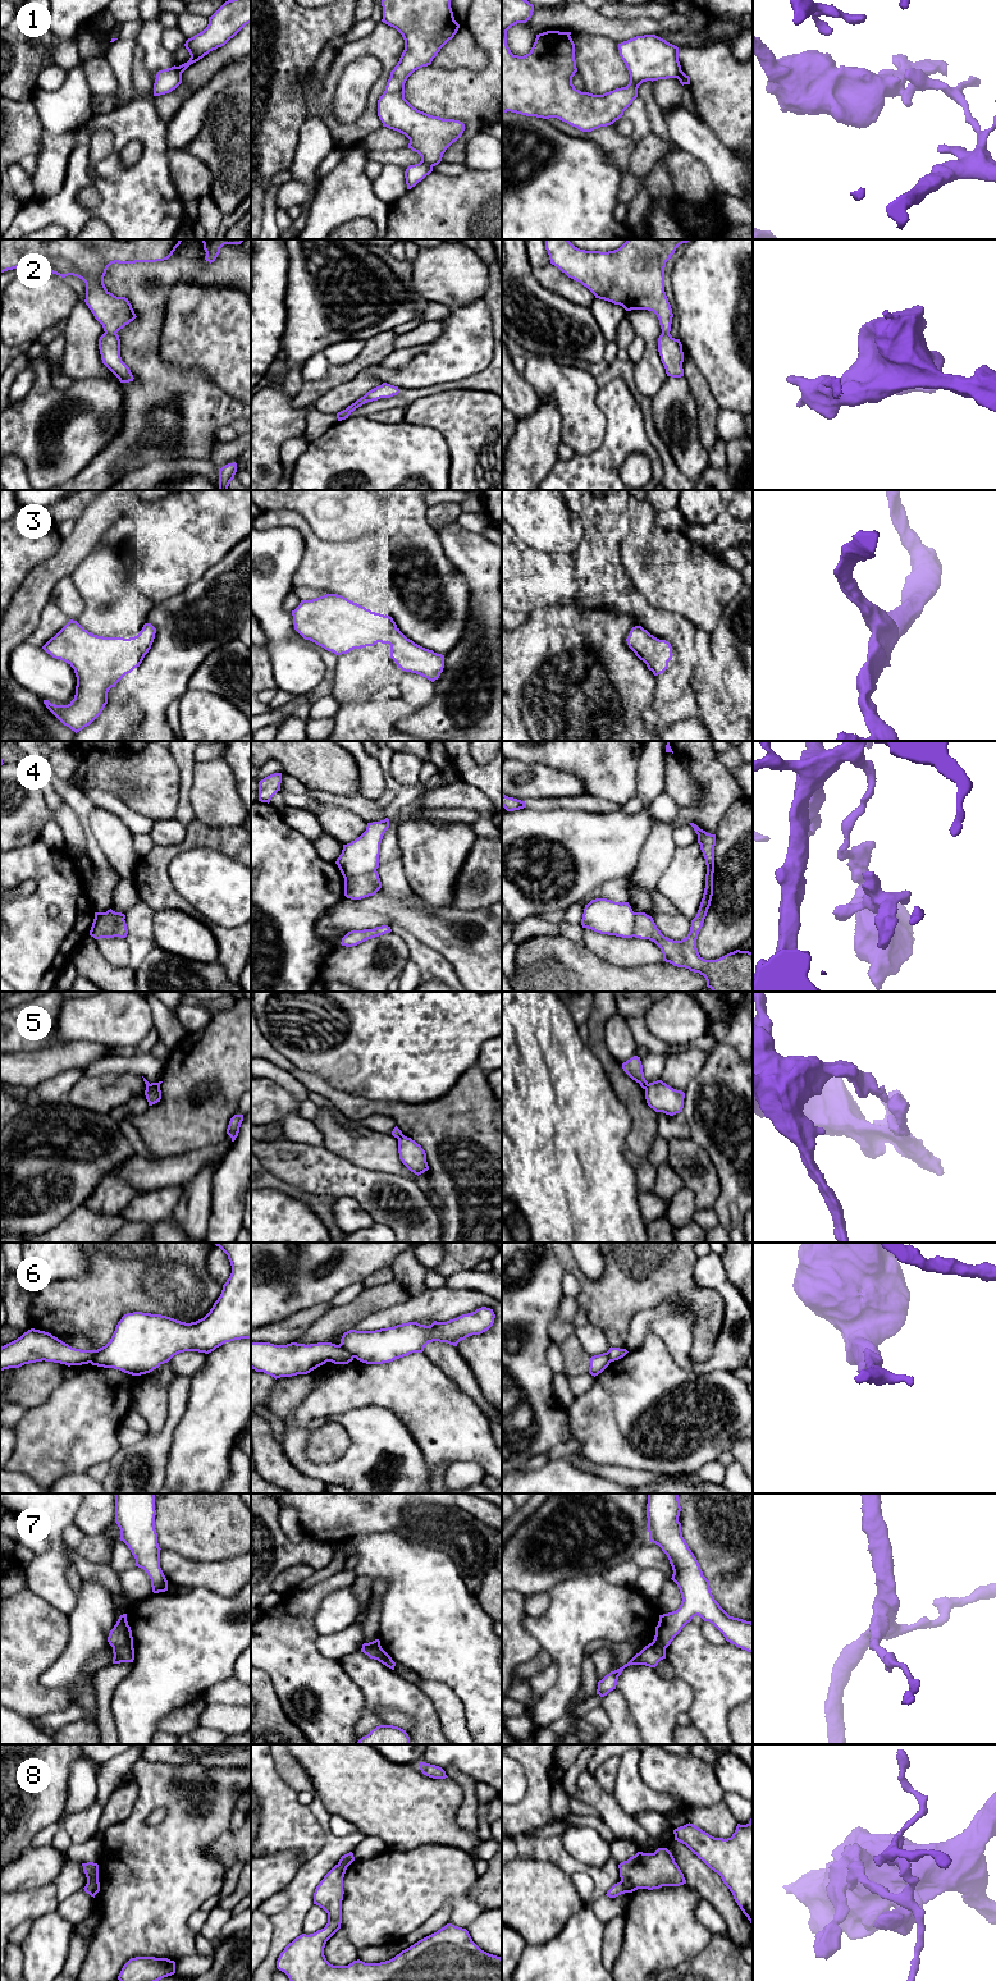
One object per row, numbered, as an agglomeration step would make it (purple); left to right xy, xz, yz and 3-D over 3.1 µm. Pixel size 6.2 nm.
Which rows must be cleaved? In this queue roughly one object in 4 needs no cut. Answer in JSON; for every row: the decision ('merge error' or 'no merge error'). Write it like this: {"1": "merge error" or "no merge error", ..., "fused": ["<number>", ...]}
{"1": "merge error", "2": "merge error", "3": "no merge error", "4": "merge error", "5": "merge error", "6": "merge error", "7": "merge error", "8": "merge error", "fused": ["1", "2", "4", "5", "6", "7", "8"]}

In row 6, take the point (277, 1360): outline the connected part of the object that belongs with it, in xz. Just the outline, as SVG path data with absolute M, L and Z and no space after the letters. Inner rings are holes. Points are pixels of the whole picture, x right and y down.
M251 1342L251 1368L256 1372L264 1372L275 1380L307 1374L326 1362L348 1364L353 1358L348 1350L332 1342L310 1345Z

